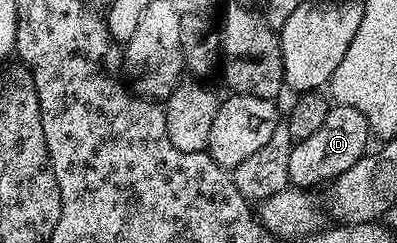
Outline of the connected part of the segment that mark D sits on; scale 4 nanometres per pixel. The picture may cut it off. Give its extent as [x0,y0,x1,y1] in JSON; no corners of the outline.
[289,105,373,188]

